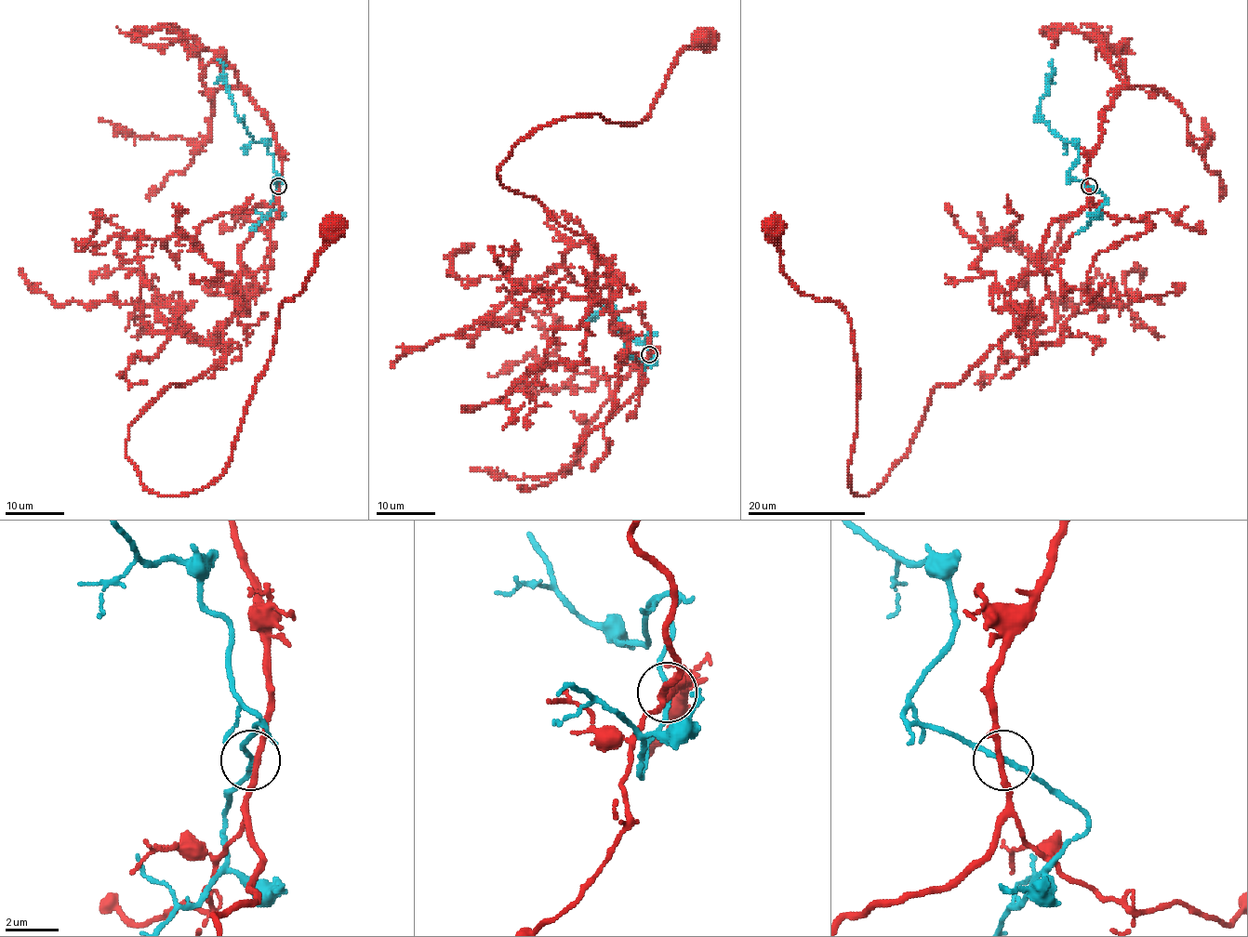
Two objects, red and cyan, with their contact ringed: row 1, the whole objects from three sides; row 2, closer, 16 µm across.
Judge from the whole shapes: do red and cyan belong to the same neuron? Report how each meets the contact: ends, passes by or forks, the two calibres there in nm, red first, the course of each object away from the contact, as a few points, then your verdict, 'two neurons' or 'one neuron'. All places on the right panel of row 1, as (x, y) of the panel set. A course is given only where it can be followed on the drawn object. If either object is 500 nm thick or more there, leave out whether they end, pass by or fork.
red passes by | cyan passes by | 200/160 nm | red via (1088, 185), (1046, 274), (1005, 297), (1018, 328), (939, 385), (869, 495), (850, 320), (789, 280), (775, 225) | cyan via (1089, 185), (1068, 175), (1078, 157), (1074, 142), (1060, 138), (1045, 122), (1035, 117), (1054, 69), (1053, 59) | one neuron

